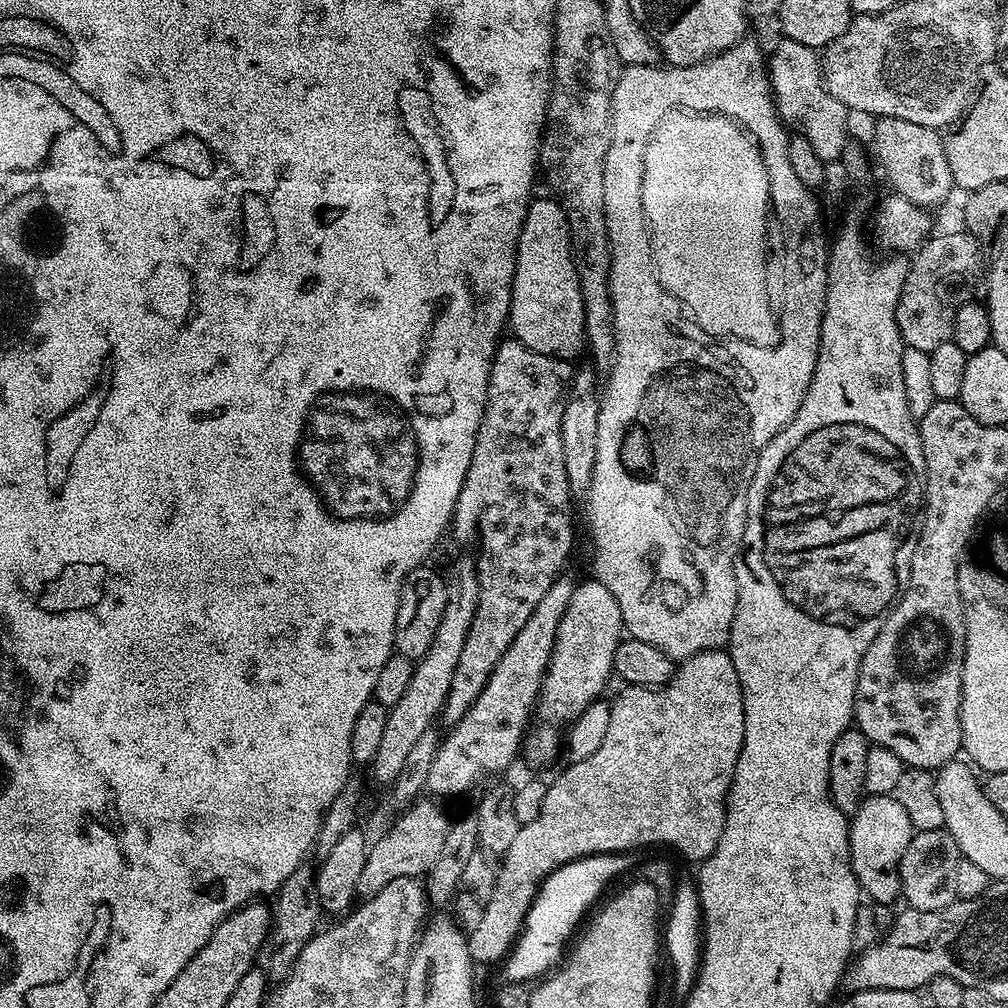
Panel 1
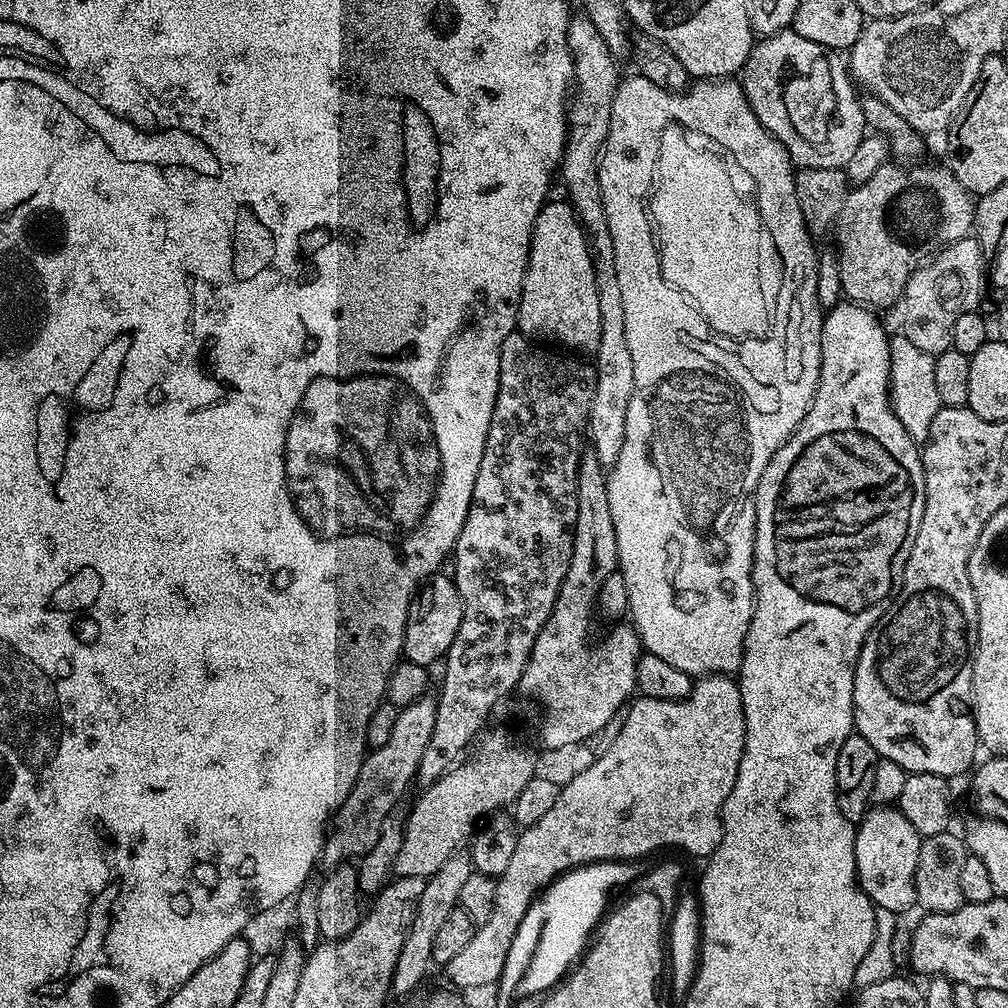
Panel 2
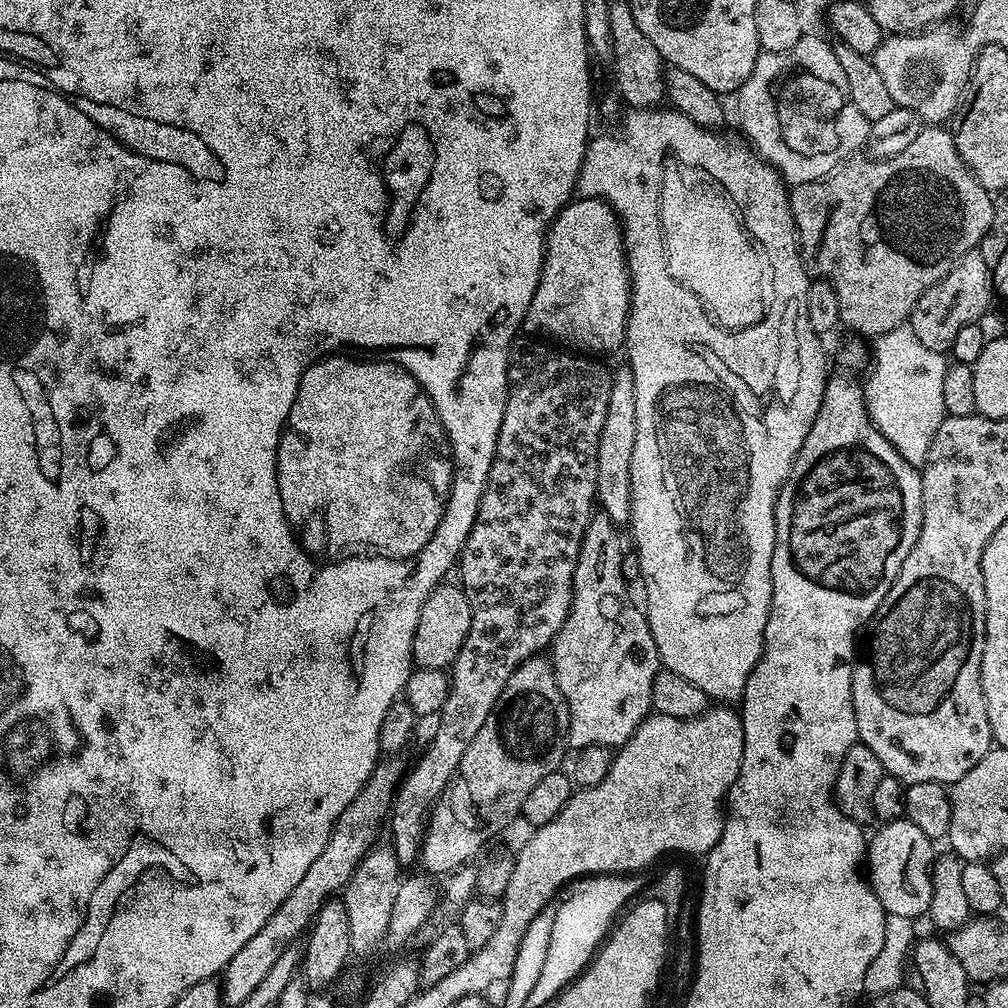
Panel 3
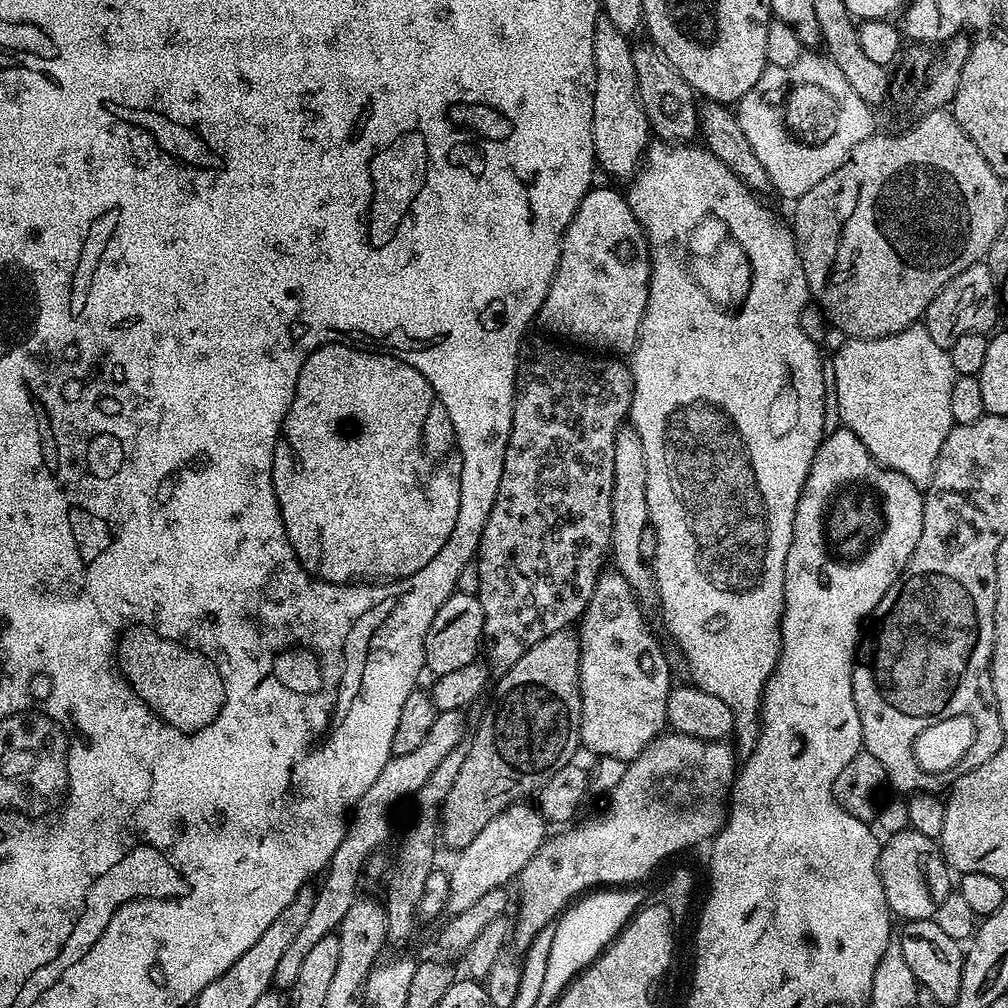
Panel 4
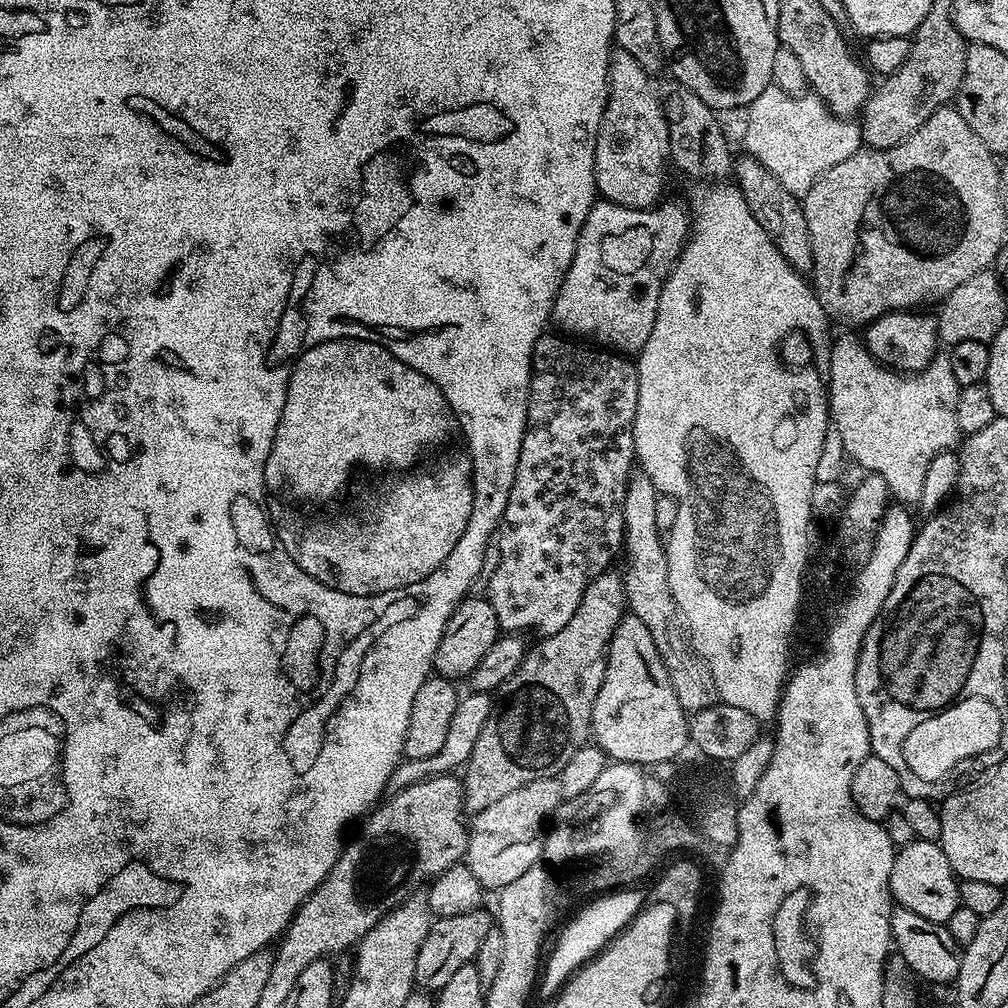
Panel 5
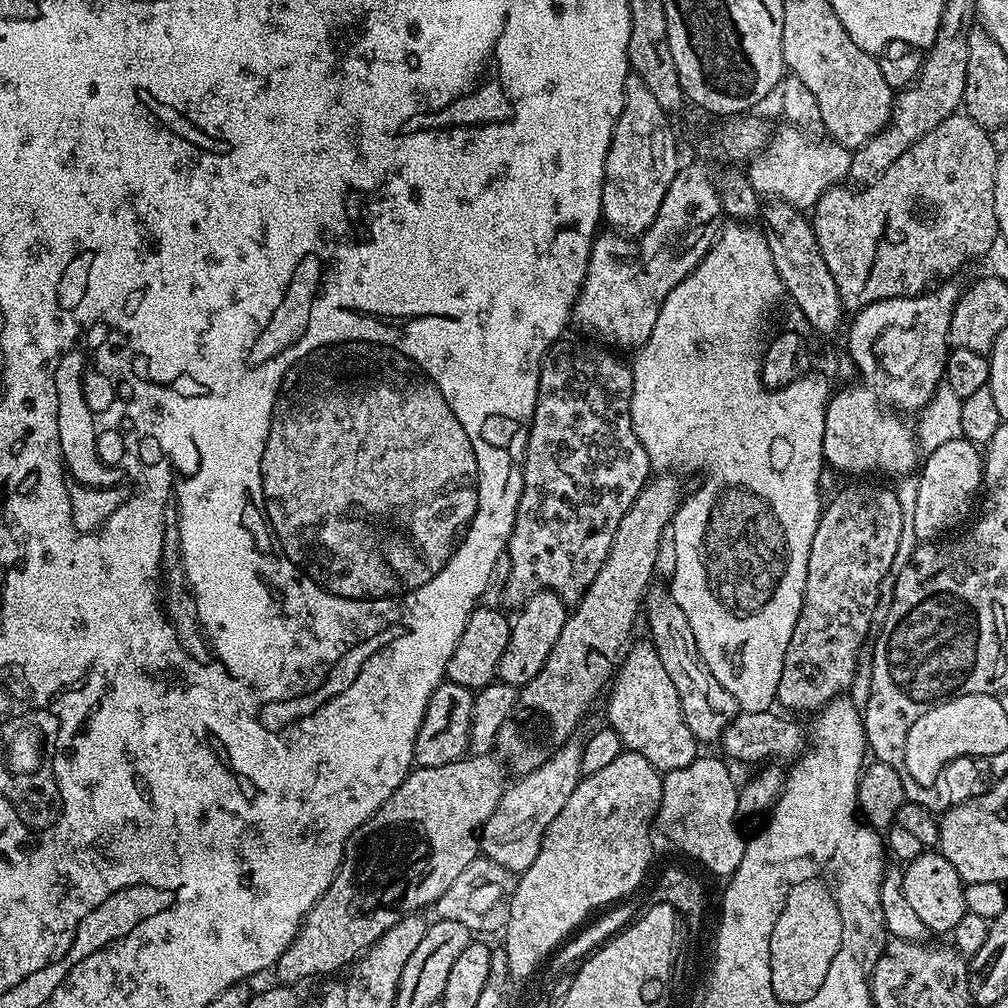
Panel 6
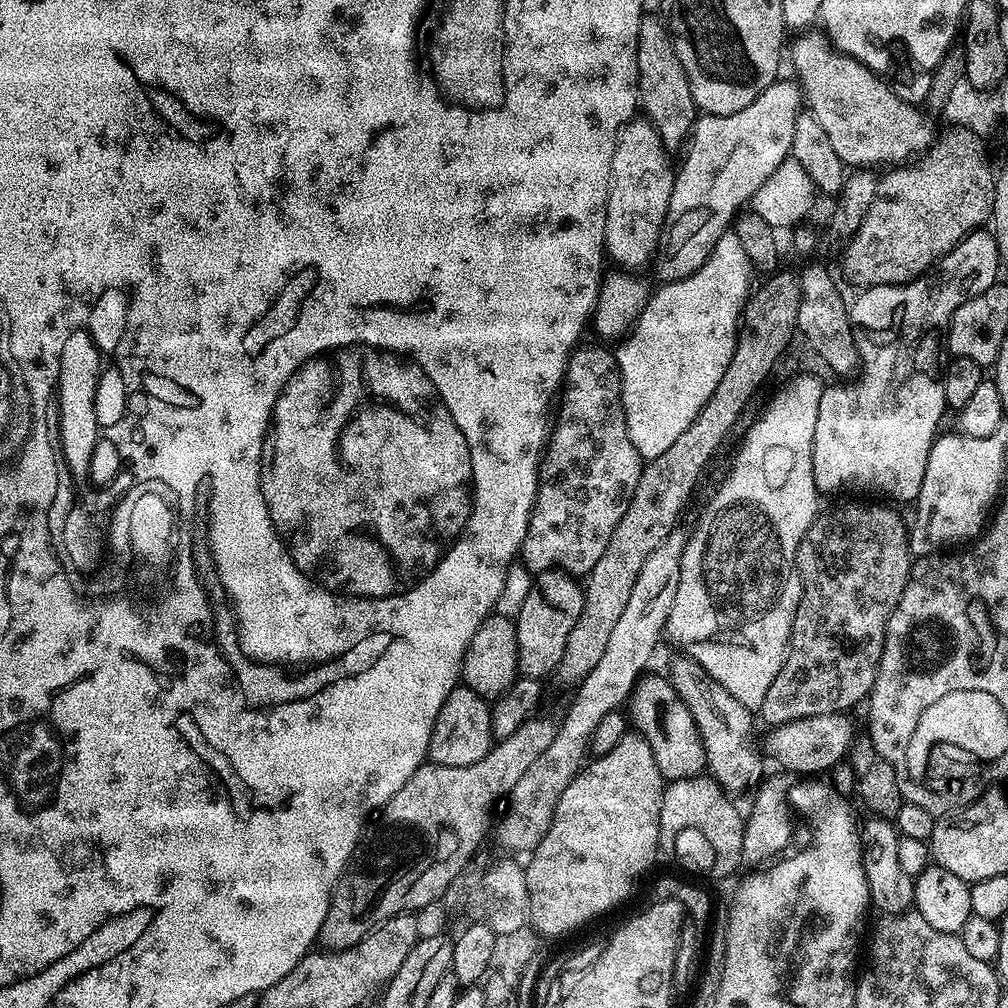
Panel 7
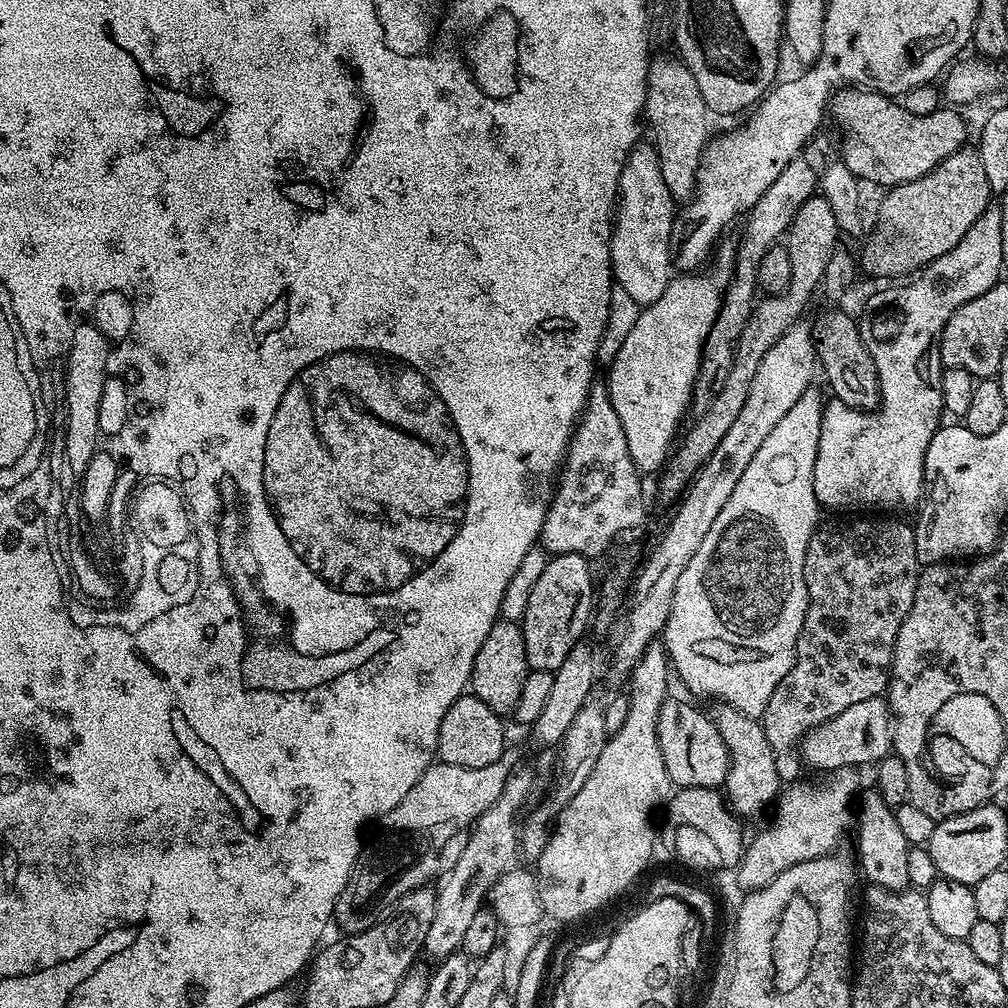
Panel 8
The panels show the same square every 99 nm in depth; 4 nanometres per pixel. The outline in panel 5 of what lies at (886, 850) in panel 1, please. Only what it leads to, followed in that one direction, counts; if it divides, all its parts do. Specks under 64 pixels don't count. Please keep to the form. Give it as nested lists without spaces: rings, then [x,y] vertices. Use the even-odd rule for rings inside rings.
[[[913,838],[897,851],[894,866],[890,870],[888,890],[891,899],[899,907],[914,910],[914,914],[942,925],[947,925],[950,914],[954,914],[954,910],[960,907],[960,886],[956,871],[935,840]]]

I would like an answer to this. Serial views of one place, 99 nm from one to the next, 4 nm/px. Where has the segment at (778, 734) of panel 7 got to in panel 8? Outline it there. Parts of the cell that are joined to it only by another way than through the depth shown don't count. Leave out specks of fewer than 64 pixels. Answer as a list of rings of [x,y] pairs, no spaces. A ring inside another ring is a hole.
[[[884,696],[866,698],[866,702],[854,702],[854,706],[846,706],[842,714],[827,720],[822,726],[810,730],[804,739],[800,741],[798,749],[801,761],[812,768],[821,768],[824,774],[829,774],[838,767],[857,767],[864,764],[875,765],[893,751],[892,746],[892,726],[894,717],[889,709],[887,699]]]

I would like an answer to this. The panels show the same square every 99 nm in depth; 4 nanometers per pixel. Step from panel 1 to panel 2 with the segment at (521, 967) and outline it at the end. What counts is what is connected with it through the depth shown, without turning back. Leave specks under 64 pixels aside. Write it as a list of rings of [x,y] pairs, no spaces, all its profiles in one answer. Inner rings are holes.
[[[644,858],[632,861],[600,861],[574,868],[563,876],[556,877],[542,896],[546,906],[546,920],[534,956],[519,982],[518,992],[526,996],[544,994],[554,988],[583,955],[591,934],[605,915],[610,892],[617,885],[635,883],[649,869],[649,861]]]

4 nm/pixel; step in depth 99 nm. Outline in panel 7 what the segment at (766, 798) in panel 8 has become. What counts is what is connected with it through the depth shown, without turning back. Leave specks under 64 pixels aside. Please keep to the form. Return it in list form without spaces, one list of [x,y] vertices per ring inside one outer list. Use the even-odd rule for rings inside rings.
[[[679,654],[672,660],[666,671],[667,679],[672,681],[678,698],[690,710],[690,718],[694,718],[694,726],[698,726],[698,734],[704,747],[704,762],[707,775],[720,784],[724,792],[744,792],[755,789],[762,780],[765,761],[761,753],[752,749],[752,716],[753,713],[734,694],[730,694],[692,656]]]

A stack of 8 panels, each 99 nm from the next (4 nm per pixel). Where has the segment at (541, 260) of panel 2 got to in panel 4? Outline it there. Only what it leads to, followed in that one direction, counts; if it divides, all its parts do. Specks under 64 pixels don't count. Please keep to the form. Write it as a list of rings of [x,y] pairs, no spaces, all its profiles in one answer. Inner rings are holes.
[[[593,186],[582,198],[570,226],[564,231],[563,240],[560,241],[560,261],[550,282],[546,302],[542,302],[540,307],[539,323],[544,323],[545,333],[553,332],[556,336],[577,340],[580,343],[577,345],[587,346],[604,354],[631,353],[640,336],[651,273],[648,238],[644,235],[640,220],[634,218],[625,193],[615,192],[612,188]]]

